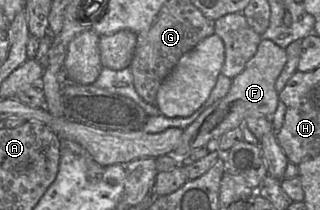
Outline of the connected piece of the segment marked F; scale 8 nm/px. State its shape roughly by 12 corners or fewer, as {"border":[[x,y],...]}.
{"border":[[262,38],[227,95],[184,129],[174,156],[271,118],[286,49]]}

